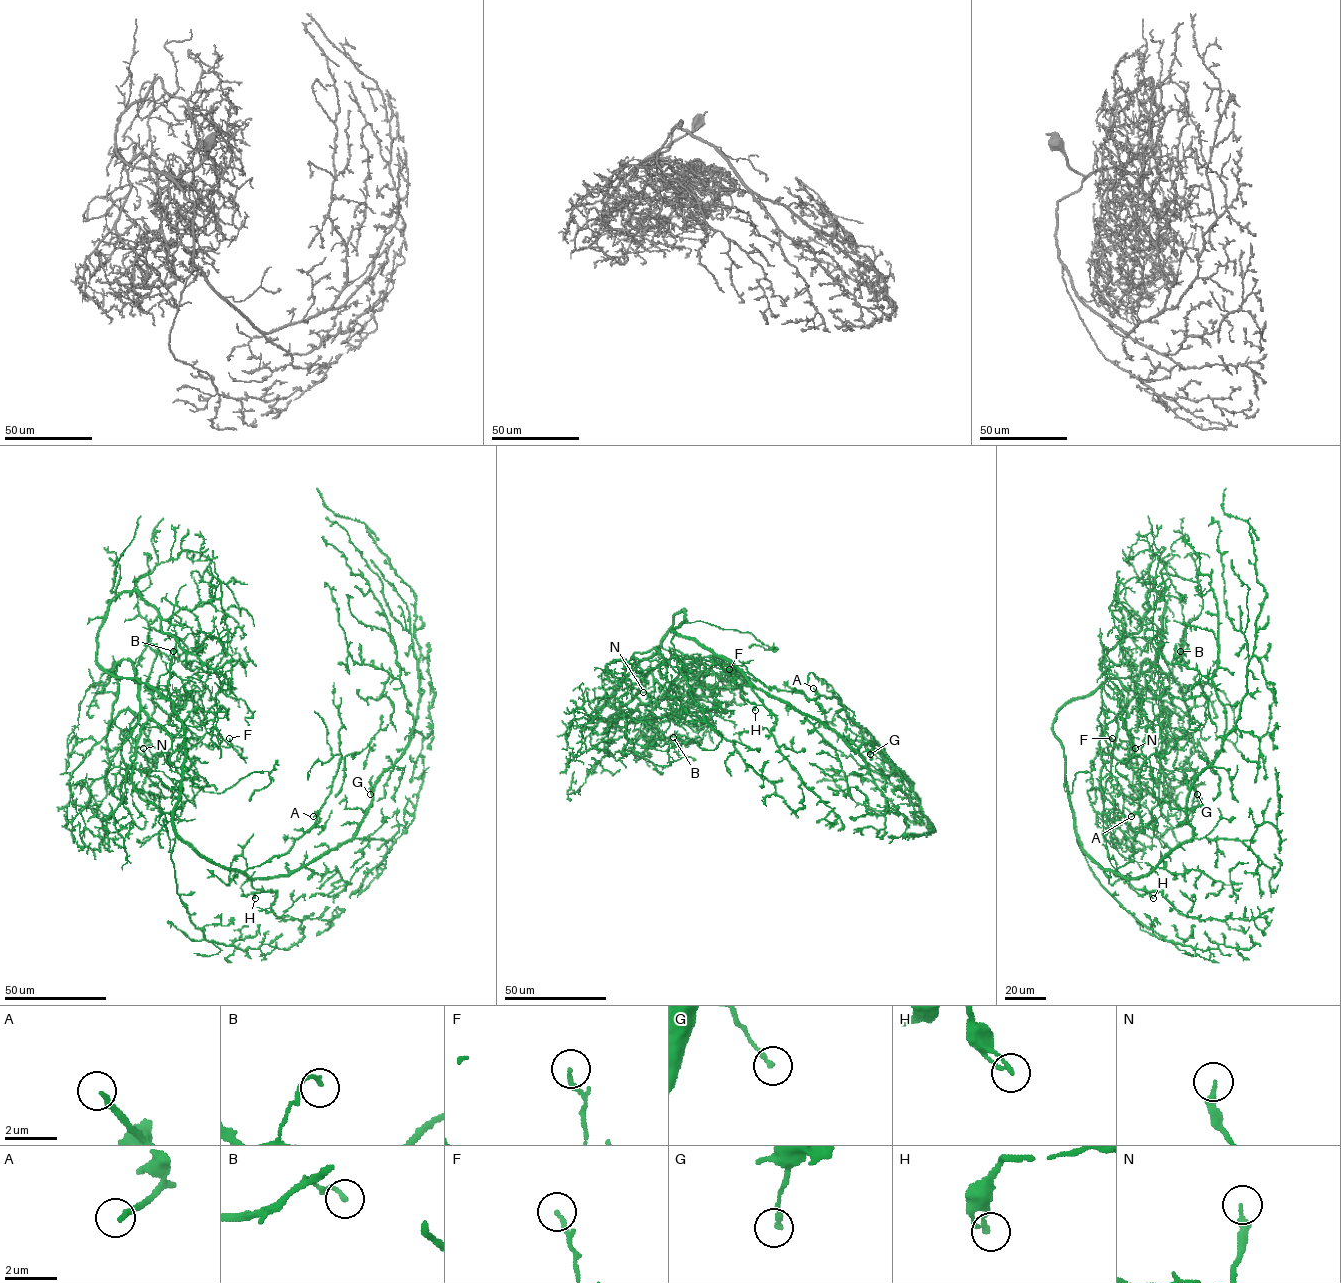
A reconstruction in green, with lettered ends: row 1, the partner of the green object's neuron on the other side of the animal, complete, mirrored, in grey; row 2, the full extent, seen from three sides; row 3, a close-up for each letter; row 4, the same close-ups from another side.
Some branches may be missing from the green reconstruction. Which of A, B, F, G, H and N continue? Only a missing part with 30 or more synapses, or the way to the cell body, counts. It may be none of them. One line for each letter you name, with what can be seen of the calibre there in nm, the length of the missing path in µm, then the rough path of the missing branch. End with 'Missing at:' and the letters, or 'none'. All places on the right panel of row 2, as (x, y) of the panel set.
A: 200 nm | 30 µm | (1131, 816), (1120, 816), (1107, 786)
Missing at: A

